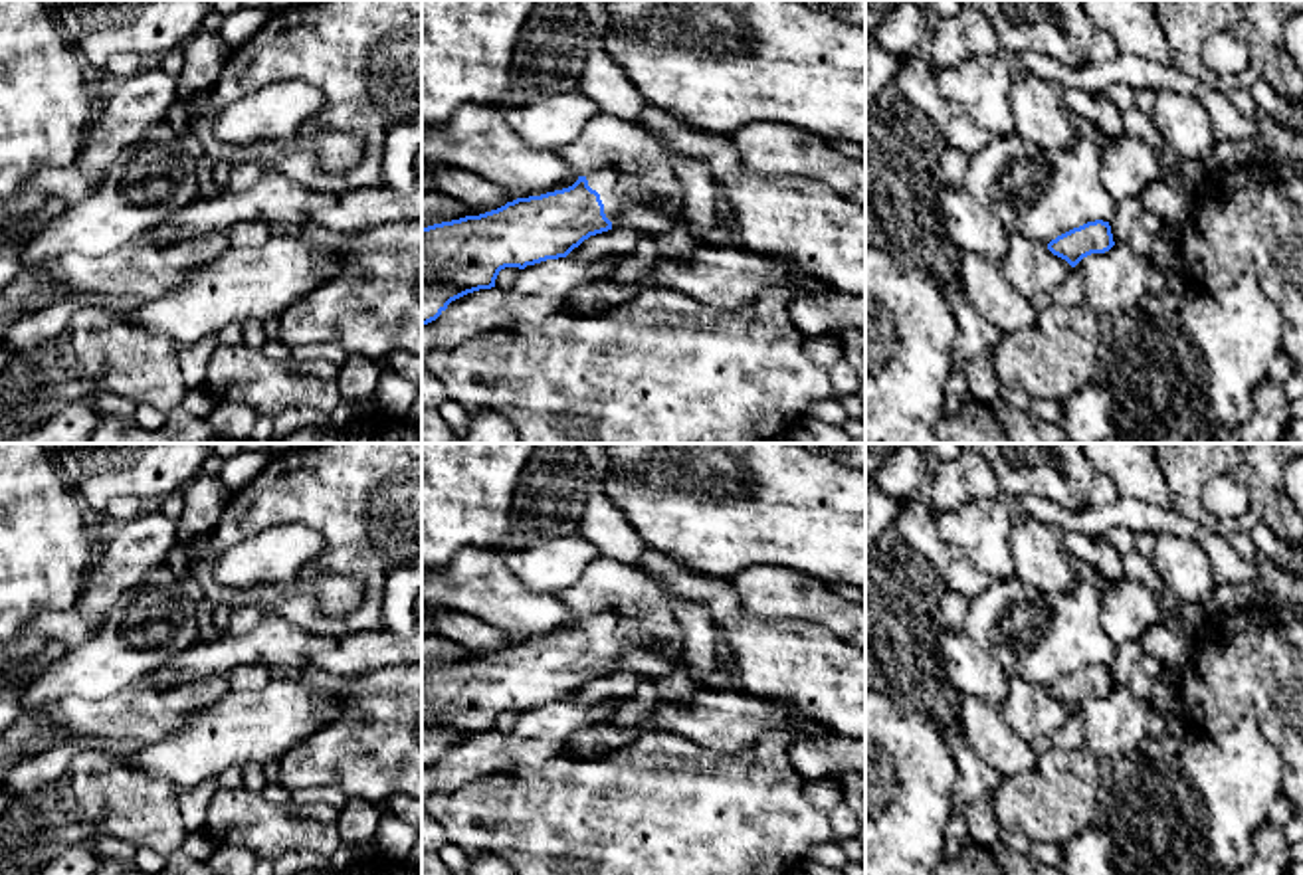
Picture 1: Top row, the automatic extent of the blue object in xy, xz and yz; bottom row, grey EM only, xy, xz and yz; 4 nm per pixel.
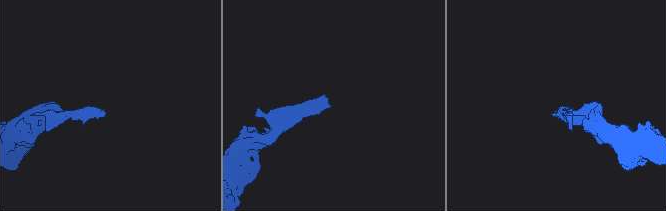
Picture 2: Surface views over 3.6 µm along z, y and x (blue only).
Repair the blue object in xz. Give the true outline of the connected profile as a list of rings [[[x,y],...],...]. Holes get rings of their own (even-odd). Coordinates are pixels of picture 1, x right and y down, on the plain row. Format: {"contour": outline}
{"contour": [[[598,614],[562,633],[517,641],[505,649],[451,665],[422,671],[422,770],[436,764],[451,744],[495,730],[505,711],[525,713],[547,703],[566,701],[590,679],[612,673],[618,657],[655,651],[655,643],[636,620]]]}

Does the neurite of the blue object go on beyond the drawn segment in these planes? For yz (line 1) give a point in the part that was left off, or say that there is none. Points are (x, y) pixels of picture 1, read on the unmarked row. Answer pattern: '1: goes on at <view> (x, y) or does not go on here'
1: does not go on here

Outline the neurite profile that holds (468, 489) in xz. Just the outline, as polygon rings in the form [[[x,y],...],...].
[[[422,443],[422,572],[440,570],[463,548],[501,550],[523,471],[537,443]]]

